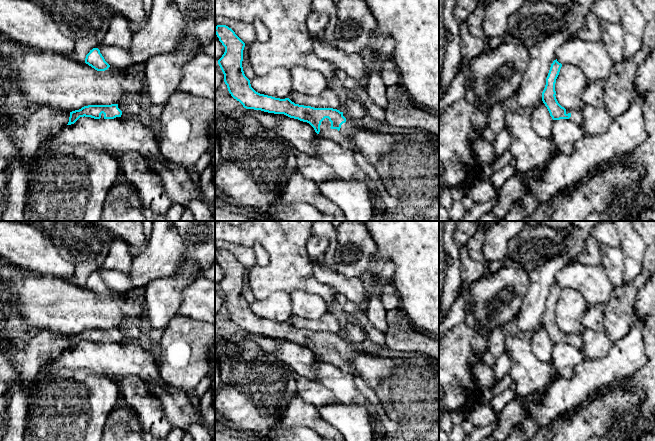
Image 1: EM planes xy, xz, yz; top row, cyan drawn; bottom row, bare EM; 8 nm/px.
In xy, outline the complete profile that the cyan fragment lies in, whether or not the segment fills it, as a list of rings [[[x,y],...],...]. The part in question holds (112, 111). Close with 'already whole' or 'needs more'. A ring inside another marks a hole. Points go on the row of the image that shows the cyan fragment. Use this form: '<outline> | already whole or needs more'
[[[121,104],[111,105],[88,105],[79,110],[70,112],[67,125],[74,124],[80,117],[91,117],[94,119],[122,119],[127,115]]] | needs more

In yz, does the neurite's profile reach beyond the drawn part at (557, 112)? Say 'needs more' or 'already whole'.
needs more

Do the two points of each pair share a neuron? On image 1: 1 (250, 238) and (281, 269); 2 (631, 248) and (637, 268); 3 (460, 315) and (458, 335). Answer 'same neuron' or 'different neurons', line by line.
1: same neuron
2: same neuron
3: different neurons

